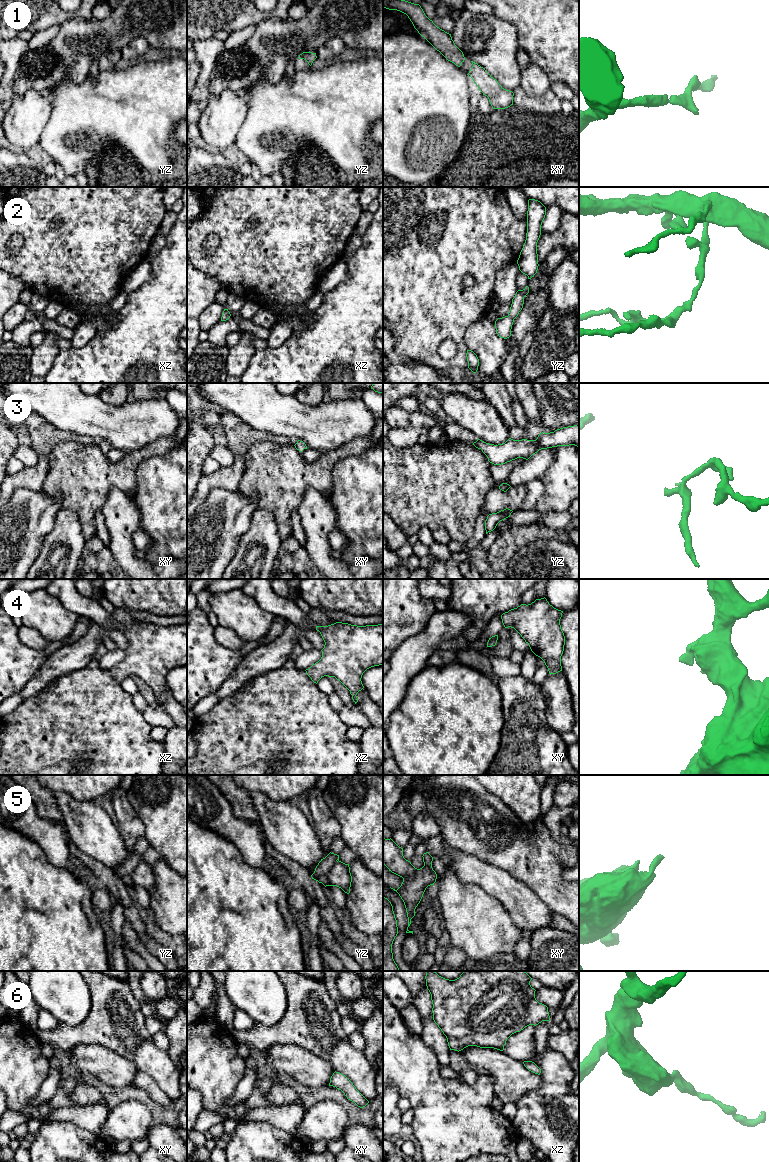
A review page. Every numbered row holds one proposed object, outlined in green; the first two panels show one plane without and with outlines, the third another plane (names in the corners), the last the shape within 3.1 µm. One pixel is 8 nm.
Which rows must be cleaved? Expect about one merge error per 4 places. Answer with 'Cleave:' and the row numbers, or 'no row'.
Cleave: no row

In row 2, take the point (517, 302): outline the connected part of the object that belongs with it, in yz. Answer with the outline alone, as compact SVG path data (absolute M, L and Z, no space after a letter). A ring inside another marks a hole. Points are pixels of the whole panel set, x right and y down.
M526 286L523 290L518 290L515 297L512 299L510 311L507 316L498 318L495 321L496 333L499 337L507 339L511 336L511 329L514 319L518 316L523 308L524 298L529 293L529 287Z

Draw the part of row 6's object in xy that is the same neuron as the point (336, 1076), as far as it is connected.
M334 1072L330 1078L329 1086L341 1090L348 1100L354 1102L358 1107L365 1107L369 1101L356 1089L353 1083L343 1074Z

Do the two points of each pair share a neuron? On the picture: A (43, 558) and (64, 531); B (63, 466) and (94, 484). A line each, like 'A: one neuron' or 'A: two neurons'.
A: one neuron
B: one neuron

